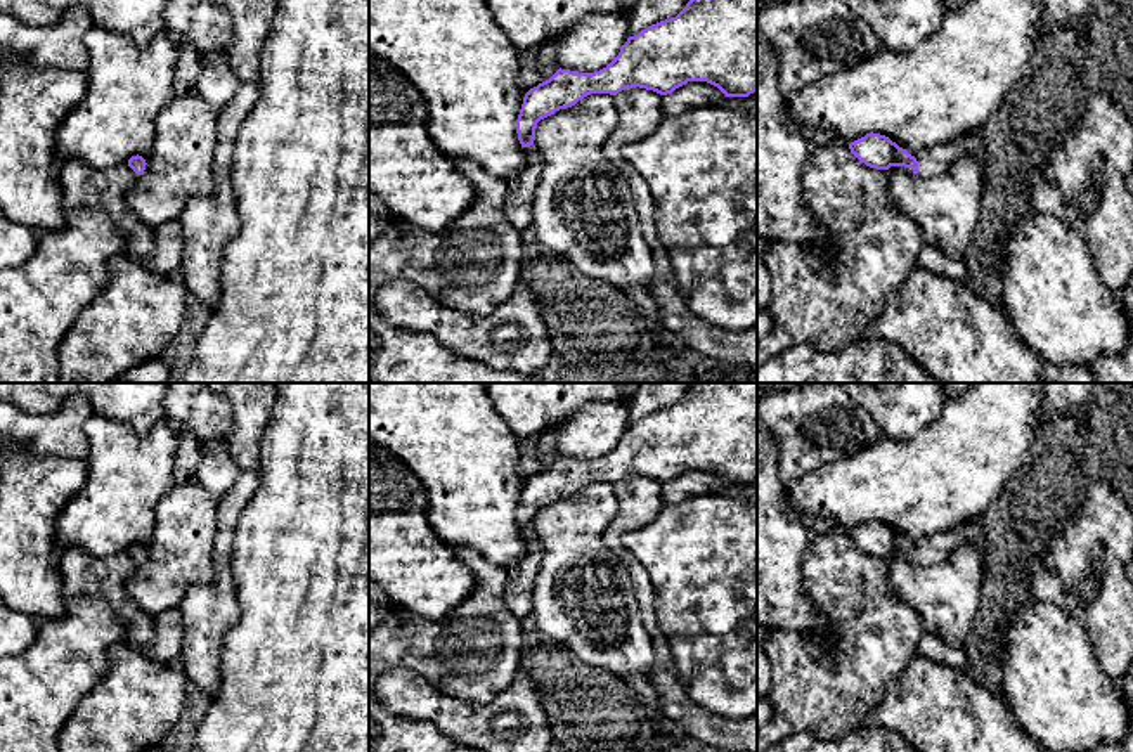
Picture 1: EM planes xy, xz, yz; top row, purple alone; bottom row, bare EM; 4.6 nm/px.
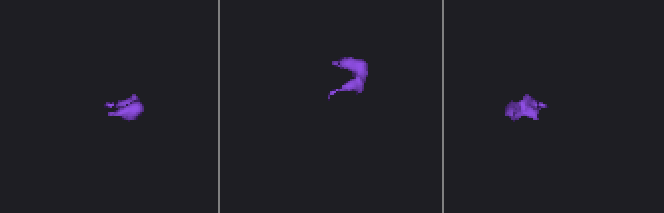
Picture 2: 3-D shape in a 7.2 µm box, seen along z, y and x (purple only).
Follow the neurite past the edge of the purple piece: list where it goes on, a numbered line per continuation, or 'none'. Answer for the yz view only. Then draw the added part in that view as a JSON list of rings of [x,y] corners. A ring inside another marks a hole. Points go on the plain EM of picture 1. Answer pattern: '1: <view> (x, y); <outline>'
1: yz (936, 548); [[[981,520],[965,522],[949,532],[922,537],[915,542],[918,549],[918,561],[922,565],[944,561],[965,542],[974,542],[981,548],[987,567],[991,542],[986,532],[986,523]]]

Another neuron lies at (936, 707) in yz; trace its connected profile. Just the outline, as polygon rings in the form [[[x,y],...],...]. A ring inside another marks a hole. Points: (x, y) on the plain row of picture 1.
[[[915,653],[906,669],[889,681],[884,698],[866,712],[864,728],[890,728],[916,752],[1043,752],[1012,719],[1003,700],[963,672]]]

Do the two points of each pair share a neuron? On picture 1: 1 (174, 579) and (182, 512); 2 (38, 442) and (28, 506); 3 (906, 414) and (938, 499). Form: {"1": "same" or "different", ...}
{"1": "same", "2": "different", "3": "different"}

